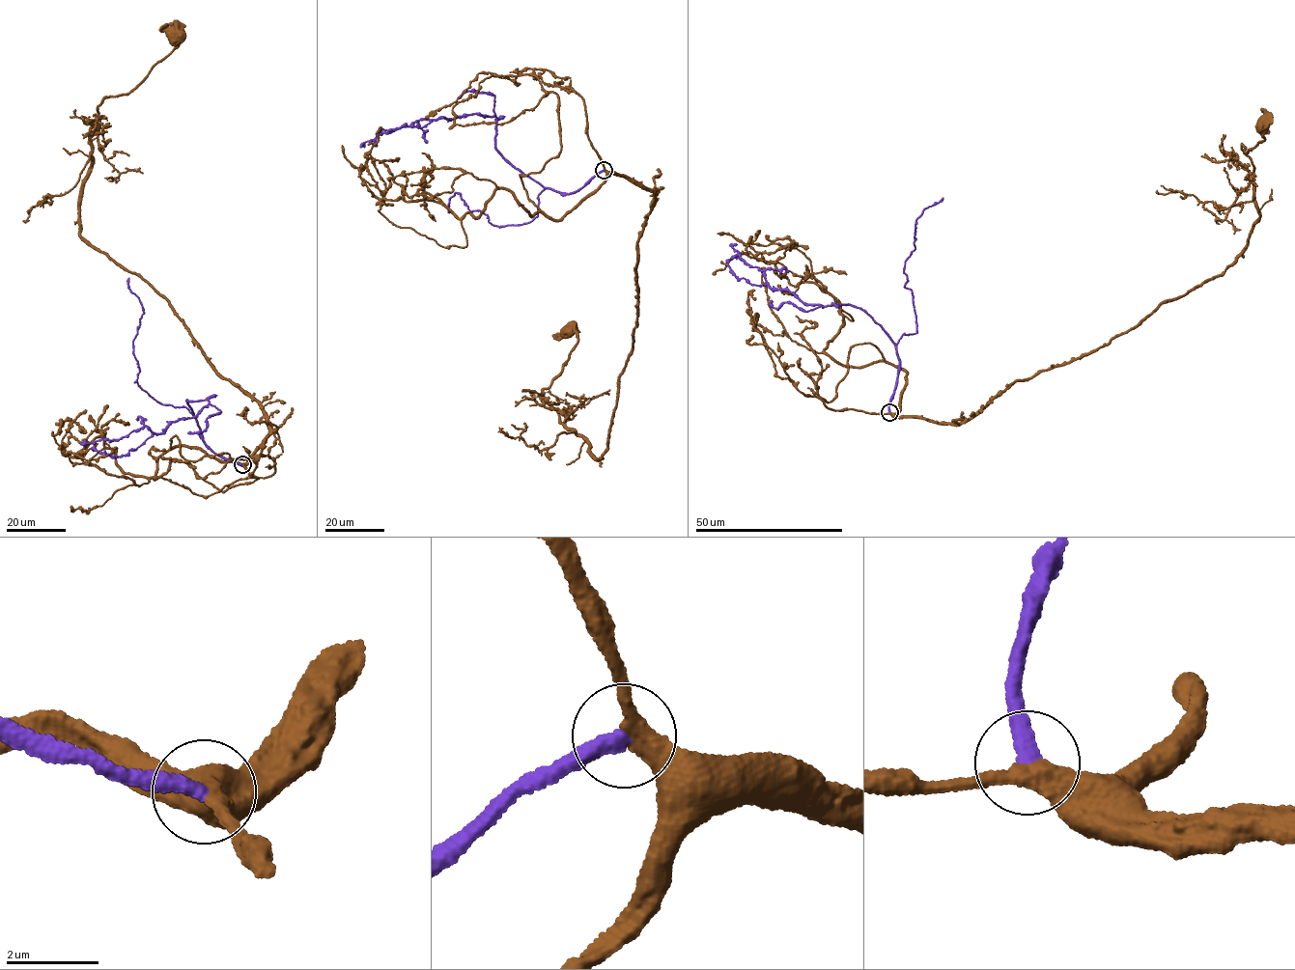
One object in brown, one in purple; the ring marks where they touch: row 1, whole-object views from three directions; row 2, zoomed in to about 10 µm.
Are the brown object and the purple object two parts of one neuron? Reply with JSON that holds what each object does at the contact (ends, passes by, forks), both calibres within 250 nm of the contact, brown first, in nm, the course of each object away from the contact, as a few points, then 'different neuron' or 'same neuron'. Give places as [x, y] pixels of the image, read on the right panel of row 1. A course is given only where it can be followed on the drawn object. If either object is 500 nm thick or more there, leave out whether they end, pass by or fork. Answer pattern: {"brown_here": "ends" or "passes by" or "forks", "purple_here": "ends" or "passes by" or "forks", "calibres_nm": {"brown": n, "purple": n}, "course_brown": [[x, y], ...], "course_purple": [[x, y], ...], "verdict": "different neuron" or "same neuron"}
{"brown_here": "passes by", "purple_here": "ends", "calibres_nm": {"brown": 360, "purple": 360}, "course_brown": [[889, 412], [971, 418], [1016, 381], [1108, 345], [1224, 275], [1259, 217], [1242, 145], [1261, 143], [1263, 124]], "course_purple": [[889, 412], [899, 362], [883, 327], [850, 305], [811, 304], [785, 289], [740, 279], [726, 262], [737, 258]], "verdict": "same neuron"}

